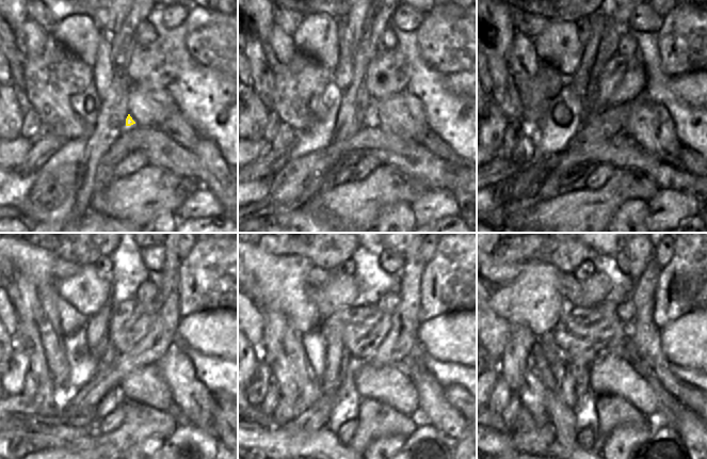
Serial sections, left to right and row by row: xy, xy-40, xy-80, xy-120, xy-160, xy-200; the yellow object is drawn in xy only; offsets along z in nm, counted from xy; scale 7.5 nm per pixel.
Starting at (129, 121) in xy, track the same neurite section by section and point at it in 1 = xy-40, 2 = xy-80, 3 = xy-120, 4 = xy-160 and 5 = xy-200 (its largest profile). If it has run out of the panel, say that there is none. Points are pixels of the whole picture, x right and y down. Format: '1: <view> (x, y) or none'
1: xy-40 (370, 120)
2: xy-80 (582, 147)
3: xy-120 (83, 410)
4: xy-160 (394, 350)
5: xy-200 (643, 295)

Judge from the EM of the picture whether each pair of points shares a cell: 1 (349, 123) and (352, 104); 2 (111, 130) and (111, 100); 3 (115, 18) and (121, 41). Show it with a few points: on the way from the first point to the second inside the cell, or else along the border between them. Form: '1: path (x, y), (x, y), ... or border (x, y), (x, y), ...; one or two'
1: path (351, 119), (352, 108); one
2: path (108, 123), (111, 108); one
3: border (130, 11), (113, 40), (113, 47), (110, 53); two

